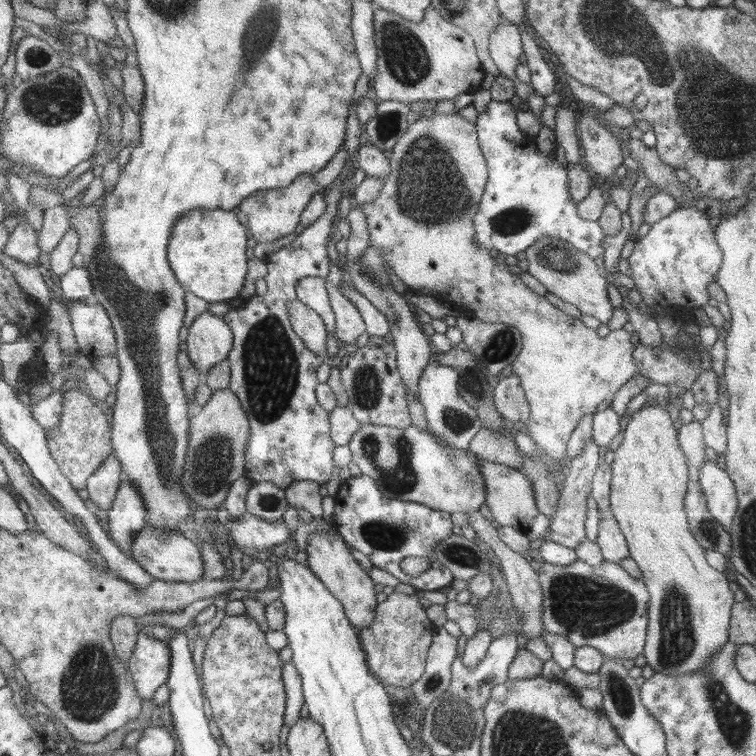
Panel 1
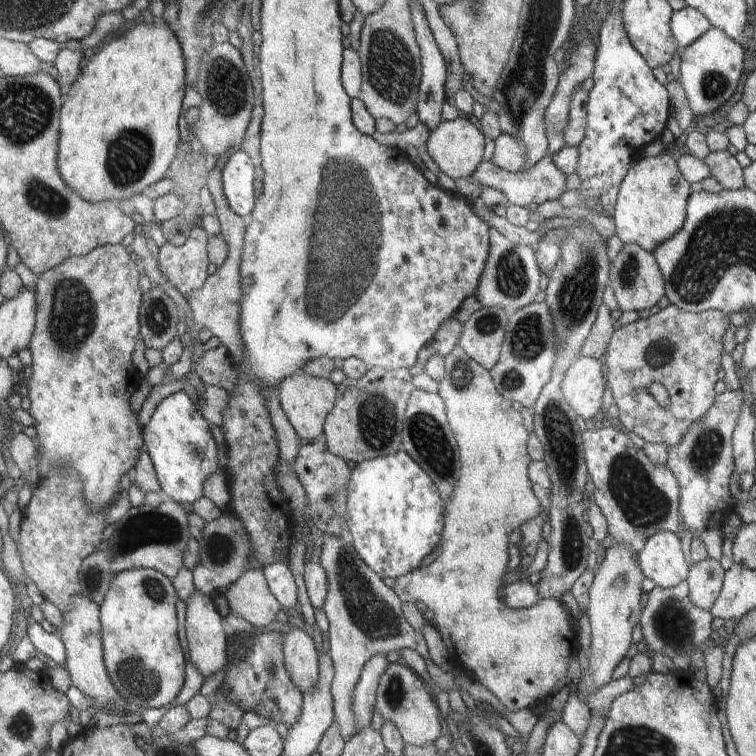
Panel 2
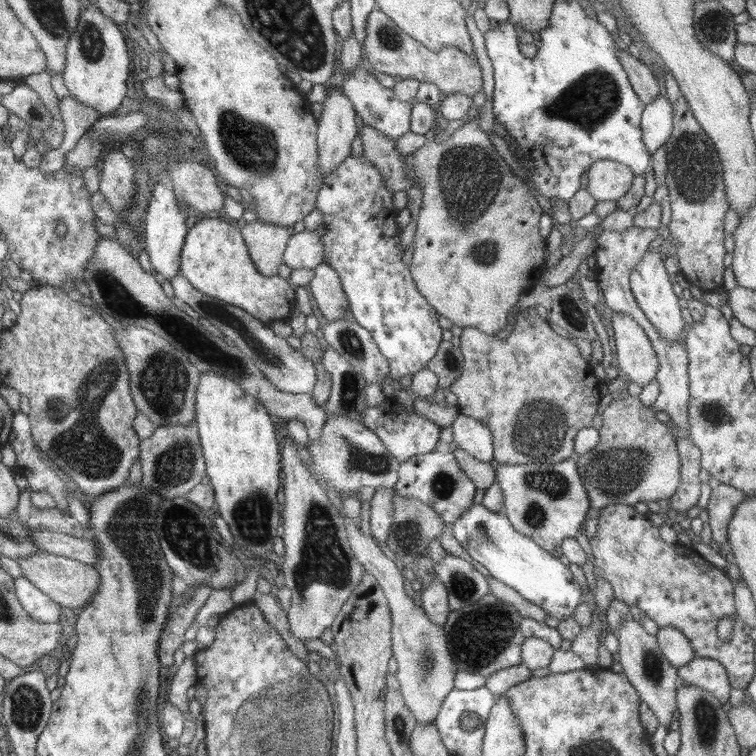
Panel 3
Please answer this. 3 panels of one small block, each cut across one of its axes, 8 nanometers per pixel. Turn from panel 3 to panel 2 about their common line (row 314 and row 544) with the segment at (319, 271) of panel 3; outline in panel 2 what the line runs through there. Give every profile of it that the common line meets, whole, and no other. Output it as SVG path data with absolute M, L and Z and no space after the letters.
M325 533L324 539L319 558L328 575L329 589L323 610L329 620L328 654L335 670L331 695L335 723L339 726L344 742L348 742L357 733L357 720L353 711L354 687L370 657L410 648L416 650L424 662L433 661L423 634L414 630L406 621L398 595L362 560L351 541L344 536Z

